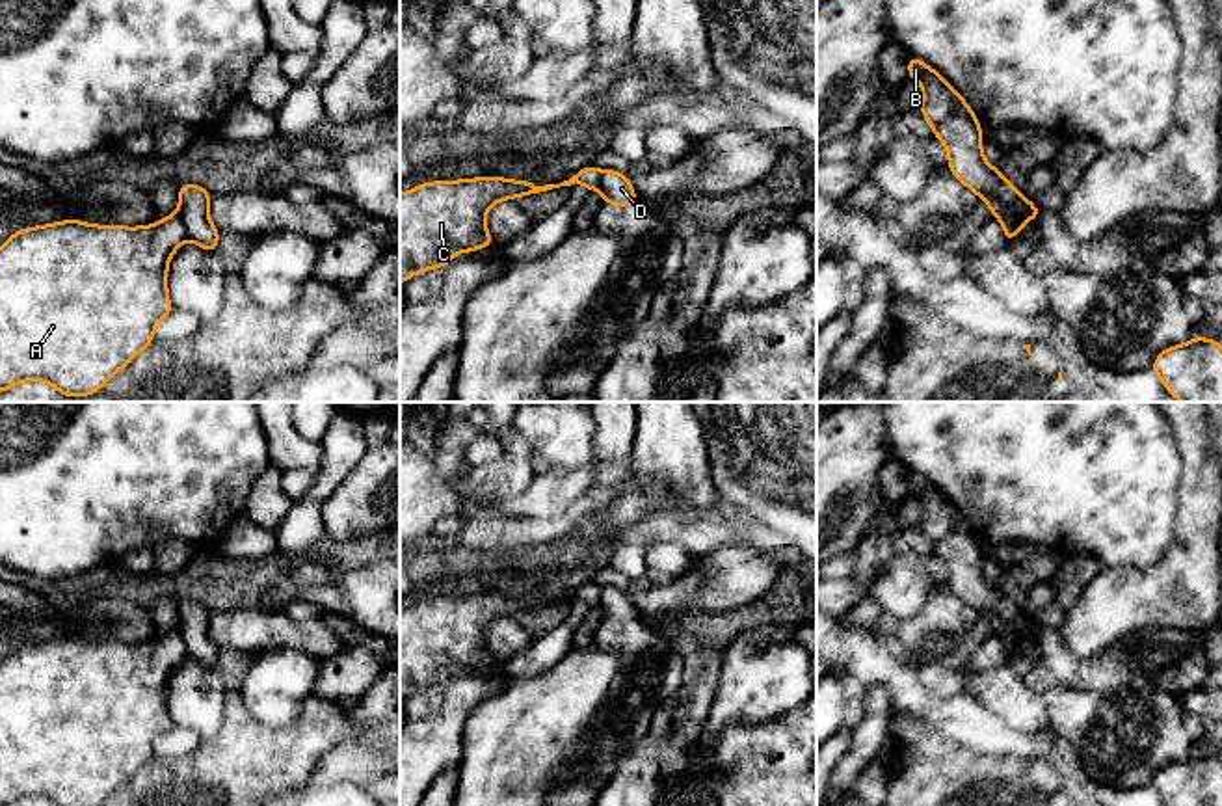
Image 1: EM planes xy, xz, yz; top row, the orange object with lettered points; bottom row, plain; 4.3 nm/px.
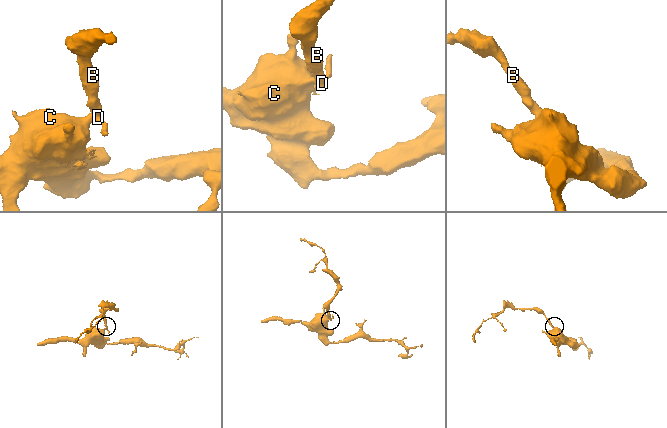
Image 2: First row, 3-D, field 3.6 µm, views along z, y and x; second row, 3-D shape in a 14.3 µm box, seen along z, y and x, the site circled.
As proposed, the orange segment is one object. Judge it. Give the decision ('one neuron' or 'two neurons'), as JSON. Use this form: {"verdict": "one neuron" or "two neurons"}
{"verdict": "two neurons"}

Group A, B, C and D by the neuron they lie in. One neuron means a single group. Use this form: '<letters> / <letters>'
A C / B D

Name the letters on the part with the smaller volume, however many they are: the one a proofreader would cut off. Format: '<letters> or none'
B, D

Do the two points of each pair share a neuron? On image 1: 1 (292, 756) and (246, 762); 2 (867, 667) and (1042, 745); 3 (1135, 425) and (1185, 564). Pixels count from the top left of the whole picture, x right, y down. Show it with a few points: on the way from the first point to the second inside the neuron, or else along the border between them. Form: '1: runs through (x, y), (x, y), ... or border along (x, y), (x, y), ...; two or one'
1: runs through (281, 758), (257, 760); one
2: runs through (910, 693), (919, 702), (962, 717), (999, 739); one
3: border along (1180, 490), (1172, 542), (1157, 561), (1146, 566); two

